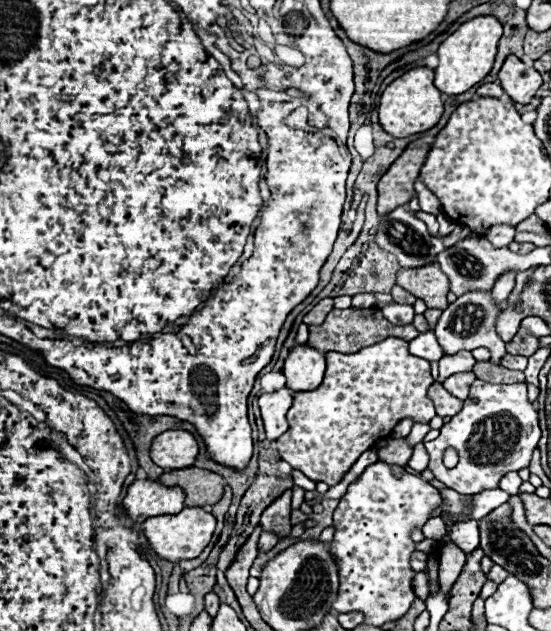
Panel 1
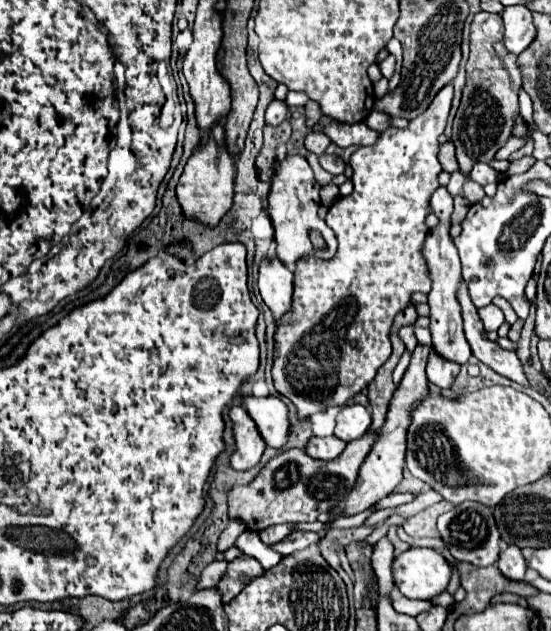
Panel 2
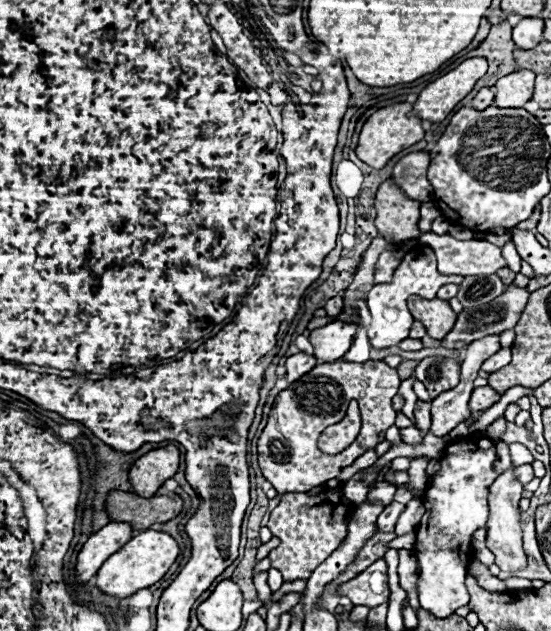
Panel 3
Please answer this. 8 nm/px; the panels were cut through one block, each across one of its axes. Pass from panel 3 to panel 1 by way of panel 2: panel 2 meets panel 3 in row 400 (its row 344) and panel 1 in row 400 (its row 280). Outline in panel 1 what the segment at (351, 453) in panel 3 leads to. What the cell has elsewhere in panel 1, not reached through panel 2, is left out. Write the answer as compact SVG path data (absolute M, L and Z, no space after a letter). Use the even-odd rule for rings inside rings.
M386 338L354 354L328 352L326 364L324 382L316 390L294 394L294 404L288 410L290 428L276 440L276 444L280 458L294 470L304 472L314 482L334 486L352 468L360 454L370 450L380 438L386 438L402 418L410 416L414 422L430 422L436 416L434 404L428 398L428 388L434 378L430 376L430 362L412 356L408 352L408 342L402 342L400 338Z

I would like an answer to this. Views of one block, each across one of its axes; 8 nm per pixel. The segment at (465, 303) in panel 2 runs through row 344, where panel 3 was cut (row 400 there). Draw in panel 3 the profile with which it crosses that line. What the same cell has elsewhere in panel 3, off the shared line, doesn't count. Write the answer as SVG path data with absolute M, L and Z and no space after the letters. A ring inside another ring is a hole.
M490 386L474 388L474 392L472 392L472 396L470 396L470 410L472 410L472 412L488 410L488 408L494 406L500 398L502 398L502 392L496 392L496 390L490 388Z

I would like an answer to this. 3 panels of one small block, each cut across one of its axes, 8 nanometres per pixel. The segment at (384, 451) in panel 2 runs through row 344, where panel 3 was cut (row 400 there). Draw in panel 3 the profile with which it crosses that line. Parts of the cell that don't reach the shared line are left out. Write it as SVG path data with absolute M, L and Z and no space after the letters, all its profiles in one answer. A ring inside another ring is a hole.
M418 400L416 408L414 408L414 416L416 416L416 424L422 432L430 430L430 402Z

